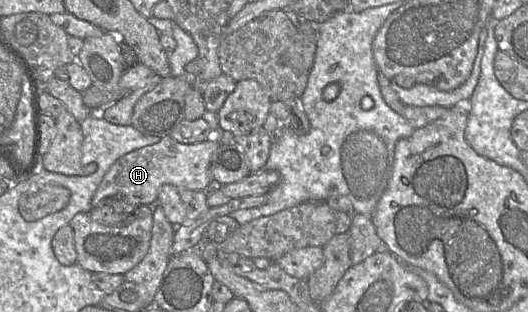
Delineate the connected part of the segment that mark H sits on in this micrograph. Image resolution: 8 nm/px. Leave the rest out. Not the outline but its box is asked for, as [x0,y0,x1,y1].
[91,136,221,208]

